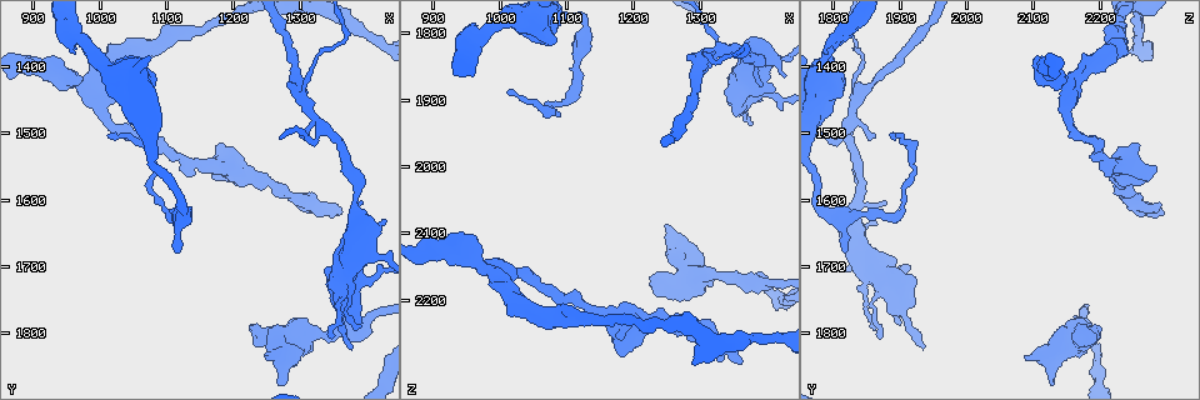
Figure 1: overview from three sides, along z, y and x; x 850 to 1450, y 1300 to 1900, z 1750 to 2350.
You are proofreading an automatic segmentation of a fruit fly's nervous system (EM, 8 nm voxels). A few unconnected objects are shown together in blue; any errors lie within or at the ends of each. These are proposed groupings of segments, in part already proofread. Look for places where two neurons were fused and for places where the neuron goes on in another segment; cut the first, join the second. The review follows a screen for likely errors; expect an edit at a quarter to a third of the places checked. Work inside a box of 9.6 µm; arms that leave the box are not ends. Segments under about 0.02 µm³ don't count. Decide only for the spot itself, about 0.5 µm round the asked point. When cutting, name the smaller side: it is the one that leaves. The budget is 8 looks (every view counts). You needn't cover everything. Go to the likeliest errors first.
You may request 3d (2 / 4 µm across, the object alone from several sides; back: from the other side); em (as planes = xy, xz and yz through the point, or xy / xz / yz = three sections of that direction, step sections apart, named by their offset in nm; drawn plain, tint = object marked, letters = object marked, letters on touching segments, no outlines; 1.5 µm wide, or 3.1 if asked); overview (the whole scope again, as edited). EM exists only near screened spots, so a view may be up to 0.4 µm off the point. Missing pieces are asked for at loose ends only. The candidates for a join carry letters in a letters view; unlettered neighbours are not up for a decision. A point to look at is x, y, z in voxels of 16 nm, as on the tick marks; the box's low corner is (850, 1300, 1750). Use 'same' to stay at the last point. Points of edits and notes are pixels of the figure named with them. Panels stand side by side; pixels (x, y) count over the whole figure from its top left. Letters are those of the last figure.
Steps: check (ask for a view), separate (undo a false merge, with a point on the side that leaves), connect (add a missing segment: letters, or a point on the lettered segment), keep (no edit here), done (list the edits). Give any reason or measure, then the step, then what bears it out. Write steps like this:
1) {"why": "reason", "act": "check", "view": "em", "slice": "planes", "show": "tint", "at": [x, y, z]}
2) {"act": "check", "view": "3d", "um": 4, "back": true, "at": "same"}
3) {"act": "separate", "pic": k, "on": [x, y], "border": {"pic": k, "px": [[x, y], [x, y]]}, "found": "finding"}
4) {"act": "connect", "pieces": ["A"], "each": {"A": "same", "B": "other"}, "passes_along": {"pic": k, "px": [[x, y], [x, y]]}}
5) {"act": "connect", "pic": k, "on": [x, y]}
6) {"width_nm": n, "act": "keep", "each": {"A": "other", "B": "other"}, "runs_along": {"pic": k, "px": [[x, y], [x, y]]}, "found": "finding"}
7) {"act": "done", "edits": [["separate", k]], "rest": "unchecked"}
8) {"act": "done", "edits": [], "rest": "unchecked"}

{"why": "branch stops here", "act": "check", "view": "em", "slice": "planes", "show": "tint", "at": [1250, 1835, 2085]}

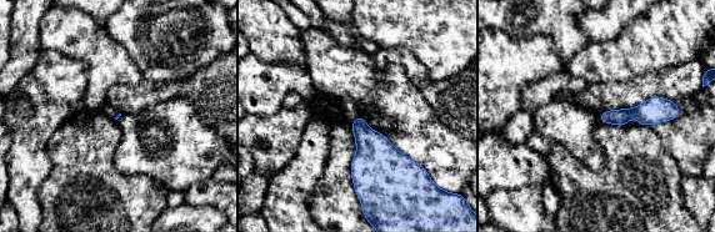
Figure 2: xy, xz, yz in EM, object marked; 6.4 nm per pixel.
{"why": "what lies round it", "act": "check", "view": "em", "slice": "planes", "show": "letters", "at": "same"}

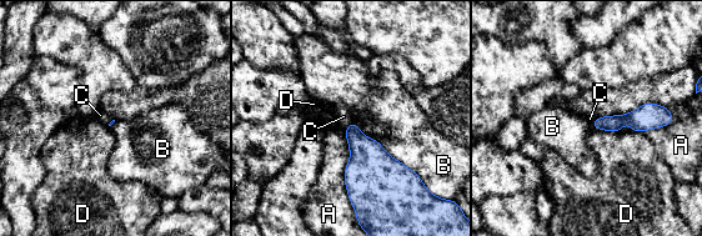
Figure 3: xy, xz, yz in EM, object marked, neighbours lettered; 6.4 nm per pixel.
{"act": "keep", "each": {"A": "other", "B": "other", "C": "other", "D": "other"}, "border": {"pic": 3, "px": [[351, 121], [344, 129]]}, "found": "none of them fits"}

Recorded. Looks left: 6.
{"why": "long arm stops here", "act": "check", "view": "em", "slice": "planes", "show": "letters", "at": [1360, 1625, 2290]}

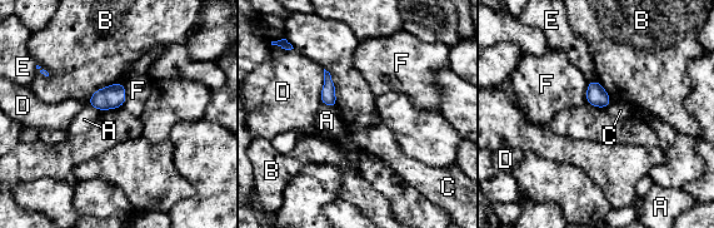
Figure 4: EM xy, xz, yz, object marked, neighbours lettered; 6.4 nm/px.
{"act": "keep", "each": {"A": "other", "B": "other", "C": "other", "D": "other", "E": "other", "F": "other"}, "border": {"pic": 4, "px": [[124, 84], [125, 102], [121, 105]]}, "found": "no lettered segment goes on from it"}

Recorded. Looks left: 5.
{"why": "an open end", "act": "check", "view": "em", "slice": "planes", "show": "letters", "at": [1015, 1505, 1890]}

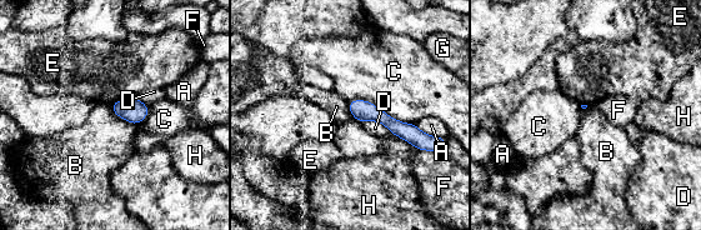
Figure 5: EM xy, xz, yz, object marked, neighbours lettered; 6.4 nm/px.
{"act": "keep", "each": {"A": "other", "B": "other", "C": "other", "D": "other", "E": "other", "F": "other", "G": "other", "H": "other"}, "border": {"pic": 5, "px": [[109, 105], [119, 116], [135, 125]]}, "found": "none of them fits"}

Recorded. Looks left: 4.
{"act": "done", "edits": [], "rest": "unchecked"}

